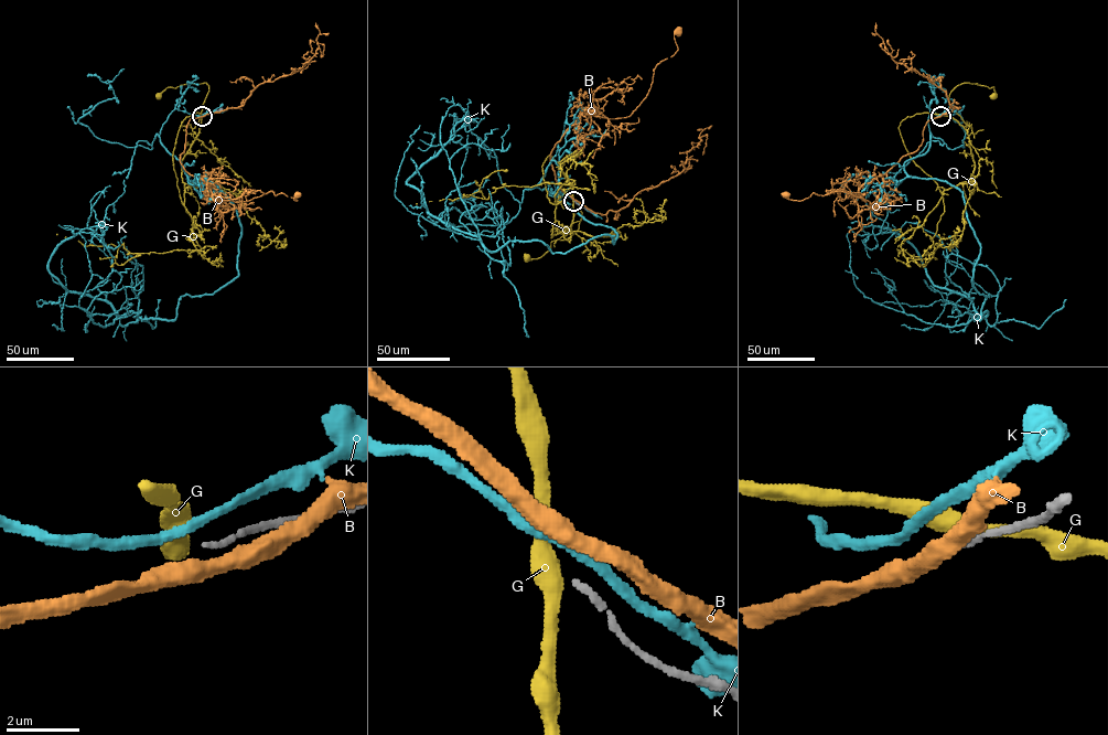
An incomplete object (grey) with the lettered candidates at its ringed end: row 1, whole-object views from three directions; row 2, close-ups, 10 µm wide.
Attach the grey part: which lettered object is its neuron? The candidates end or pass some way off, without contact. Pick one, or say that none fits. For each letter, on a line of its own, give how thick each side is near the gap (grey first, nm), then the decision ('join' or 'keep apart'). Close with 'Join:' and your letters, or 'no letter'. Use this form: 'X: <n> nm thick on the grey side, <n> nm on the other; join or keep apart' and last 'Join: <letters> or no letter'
B: 150 nm thick on the grey side, 440 nm on the other; keep apart
G: 150 nm thick on the grey side, 480 nm on the other; keep apart
K: 150 nm thick on the grey side, 260 nm on the other; keep apart
Join: no letter

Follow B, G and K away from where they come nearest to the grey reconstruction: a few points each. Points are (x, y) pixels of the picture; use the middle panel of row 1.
B: (574, 200), (556, 180), (555, 145), (583, 110), (628, 116), (655, 66), (678, 50), (677, 31)
G: (573, 201), (570, 230), (577, 209), (581, 212), (579, 227), (565, 240), (552, 241), (539, 257), (527, 257)
K: (573, 200), (528, 190), (555, 161), (559, 200), (614, 244), (490, 252), (407, 183), (464, 125), (490, 159)

